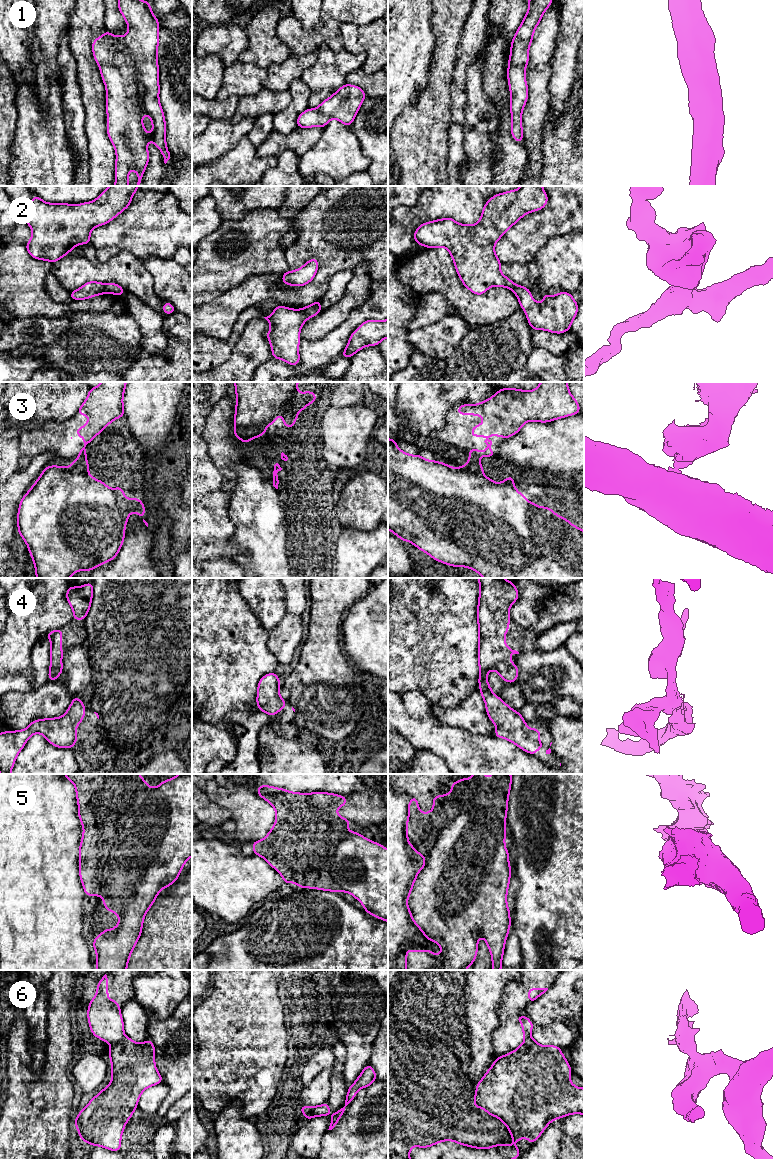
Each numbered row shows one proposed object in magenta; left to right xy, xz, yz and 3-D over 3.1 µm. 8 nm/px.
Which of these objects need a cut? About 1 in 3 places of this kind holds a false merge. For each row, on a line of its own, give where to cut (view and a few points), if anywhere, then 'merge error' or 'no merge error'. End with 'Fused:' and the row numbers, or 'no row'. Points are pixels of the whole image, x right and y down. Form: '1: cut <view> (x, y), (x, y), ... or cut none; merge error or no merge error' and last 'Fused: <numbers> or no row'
1: cut none; no merge error
2: cut xz (299, 310), (309, 316); merge error
3: cut yz (470, 454), (477, 456); merge error
4: cut none; no merge error
5: cut none; no merge error
6: cut xz (316, 1106), (307, 1118); merge error
Fused: 2, 3, 6

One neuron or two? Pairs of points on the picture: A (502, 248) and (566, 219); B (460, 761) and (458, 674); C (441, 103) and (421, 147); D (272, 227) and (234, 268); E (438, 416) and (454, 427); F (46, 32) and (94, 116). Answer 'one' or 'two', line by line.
A: one
B: two
C: one
D: one
E: two
F: two

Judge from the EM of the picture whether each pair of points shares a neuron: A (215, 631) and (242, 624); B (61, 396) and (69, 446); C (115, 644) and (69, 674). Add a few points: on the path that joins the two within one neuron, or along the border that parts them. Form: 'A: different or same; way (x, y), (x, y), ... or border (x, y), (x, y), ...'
A: same; way (222, 631), (235, 630)
B: different; border (82, 403), (72, 416), (42, 424)
C: different; border (85, 644), (91, 668), (91, 681), (88, 686)

